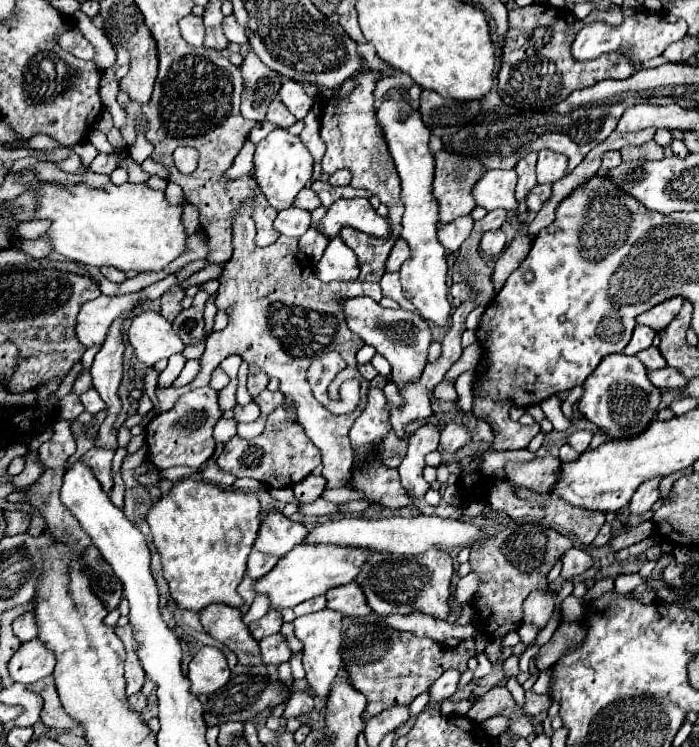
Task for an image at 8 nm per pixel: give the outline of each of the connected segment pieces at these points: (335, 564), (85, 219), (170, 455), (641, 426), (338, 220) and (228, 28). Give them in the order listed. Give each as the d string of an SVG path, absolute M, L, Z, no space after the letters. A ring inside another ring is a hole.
M294 546L286 556L278 560L278 564L260 580L254 582L254 592L268 596L270 608L294 608L296 604L316 598L334 586L344 586L346 582L354 582L362 562L370 558L370 552L354 550L354 548L338 548L338 546Z
M22 170L20 184L38 192L36 220L50 220L50 228L40 236L48 240L54 252L86 266L114 266L118 270L158 272L186 248L186 232L182 226L182 208L168 204L164 192L152 190L148 184L112 184L92 188L88 184L62 186L58 182L42 182L32 170Z
M210 386L196 388L182 394L170 412L154 416L144 430L146 444L150 450L150 462L160 470L166 470L172 466L200 468L214 454L216 442L212 432L214 432L214 424L220 418L222 418L222 410L218 406L218 392L212 390ZM182 422L190 422L190 424L182 424Z
M612 354L586 378L584 396L578 402L580 414L596 424L610 440L632 438L642 434L654 420L660 404L660 390L652 386L646 366L636 356Z
M366 198L336 200L320 220L318 232L326 238L334 238L344 226L360 228L362 232L374 234L376 238L386 238L386 234L390 234L388 220L378 216Z
M226 16L224 22L222 22L222 26L224 26L224 34L226 34L226 38L228 38L230 42L236 42L236 44L240 44L240 46L248 42L246 30L244 30L232 16Z

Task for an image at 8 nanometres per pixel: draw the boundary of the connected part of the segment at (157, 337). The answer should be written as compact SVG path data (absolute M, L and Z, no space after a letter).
M152 310L134 316L128 340L134 346L134 358L148 366L184 350L184 342L172 330L172 324L162 314Z

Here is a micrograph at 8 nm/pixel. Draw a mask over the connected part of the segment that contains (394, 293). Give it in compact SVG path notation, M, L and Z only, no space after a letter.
M386 272L386 274L382 276L382 280L380 280L380 286L382 286L382 292L384 292L386 298L396 300L396 302L398 302L402 308L406 308L406 310L416 310L414 304L410 304L410 302L404 298L402 288L400 288L400 276L398 276L396 272Z

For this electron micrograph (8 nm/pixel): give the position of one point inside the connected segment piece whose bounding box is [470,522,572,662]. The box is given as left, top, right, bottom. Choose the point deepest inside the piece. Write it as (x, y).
(516, 561)

